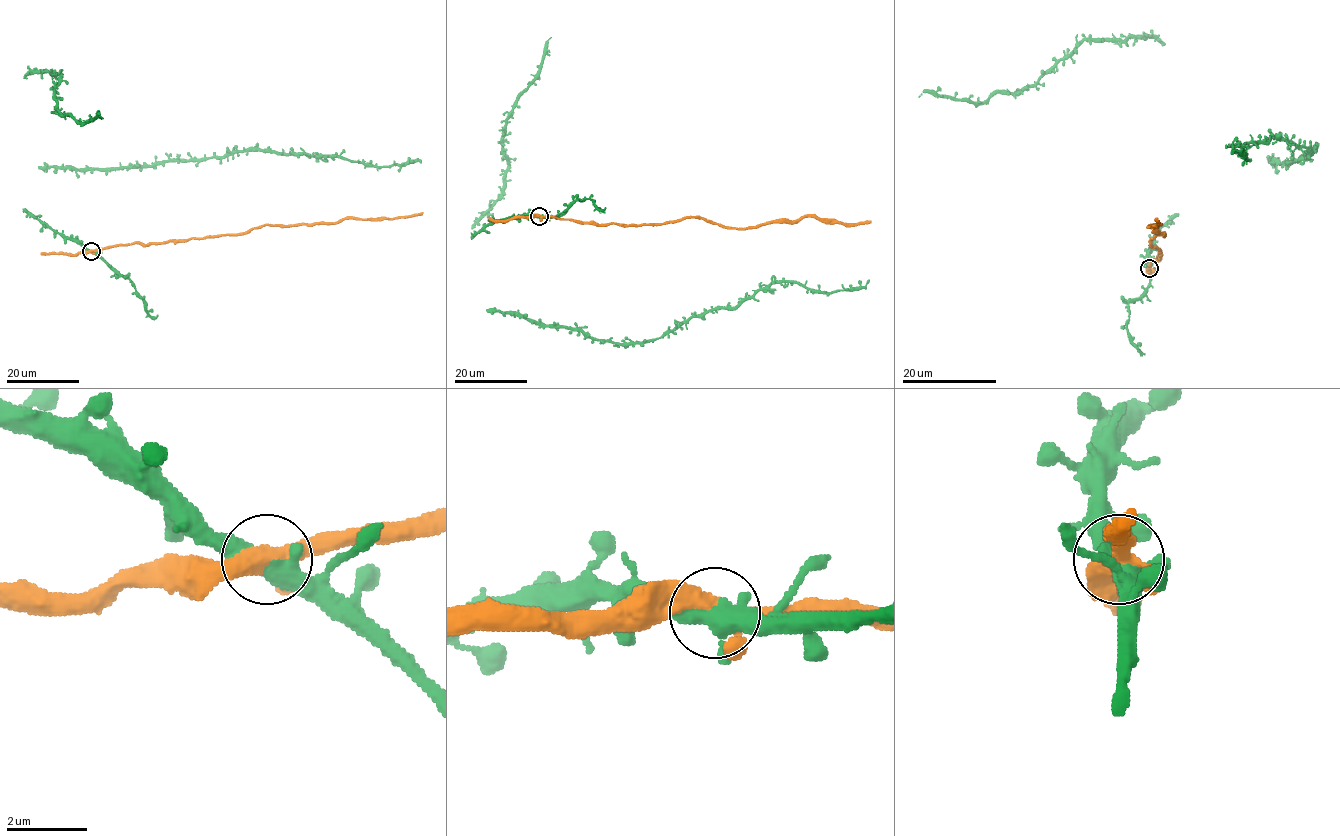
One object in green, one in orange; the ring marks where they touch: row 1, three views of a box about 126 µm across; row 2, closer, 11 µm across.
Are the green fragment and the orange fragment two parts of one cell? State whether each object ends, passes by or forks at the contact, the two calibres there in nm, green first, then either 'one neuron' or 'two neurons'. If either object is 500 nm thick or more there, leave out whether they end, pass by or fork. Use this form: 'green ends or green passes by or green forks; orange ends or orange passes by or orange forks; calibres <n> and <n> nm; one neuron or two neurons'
green forks; orange forks; calibres 440 and 360 nm; two neurons

